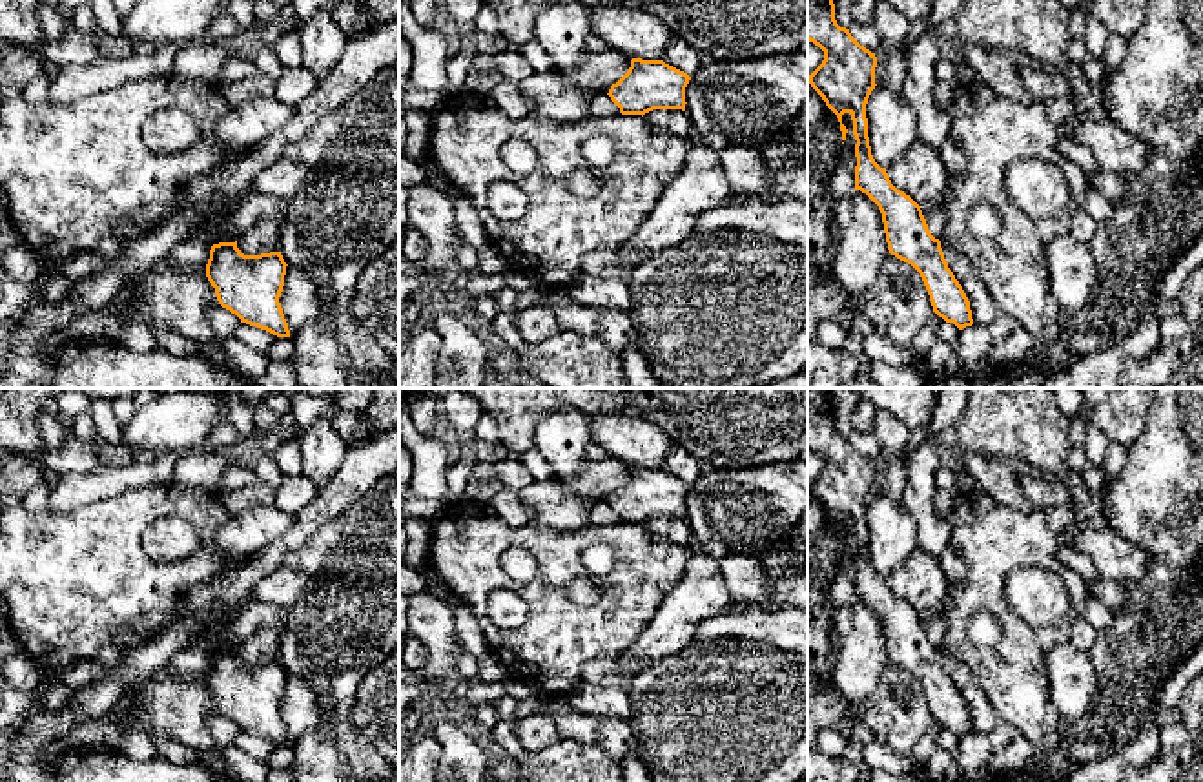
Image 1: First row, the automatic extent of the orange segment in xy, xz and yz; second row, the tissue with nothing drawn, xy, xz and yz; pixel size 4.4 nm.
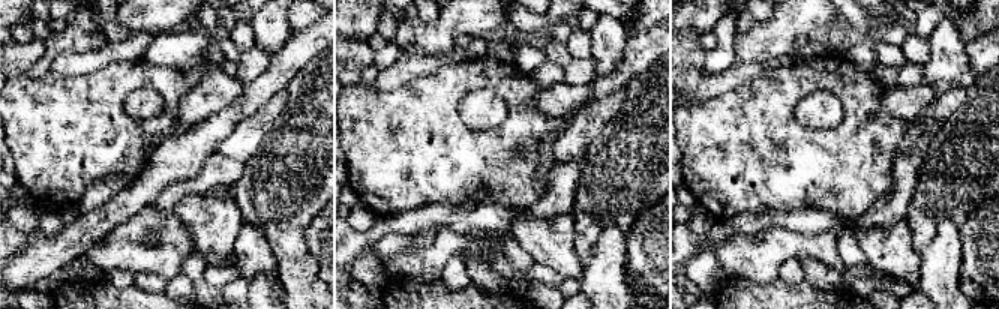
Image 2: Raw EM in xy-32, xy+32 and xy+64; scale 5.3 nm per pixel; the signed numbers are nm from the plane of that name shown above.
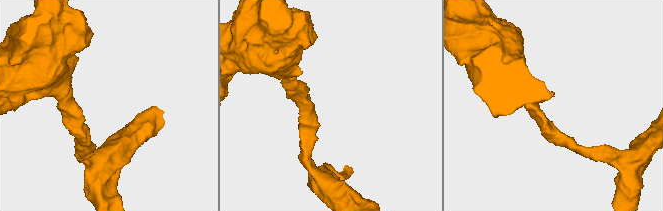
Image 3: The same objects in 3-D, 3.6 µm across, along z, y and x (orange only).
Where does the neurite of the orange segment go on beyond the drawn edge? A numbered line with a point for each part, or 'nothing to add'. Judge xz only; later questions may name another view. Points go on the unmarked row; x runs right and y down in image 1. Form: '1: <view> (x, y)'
nothing to add

